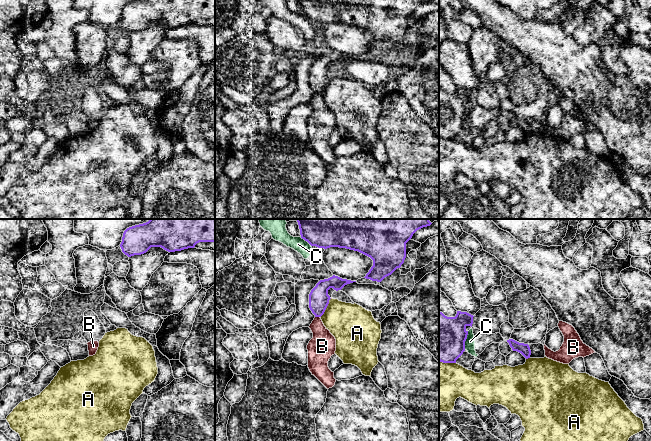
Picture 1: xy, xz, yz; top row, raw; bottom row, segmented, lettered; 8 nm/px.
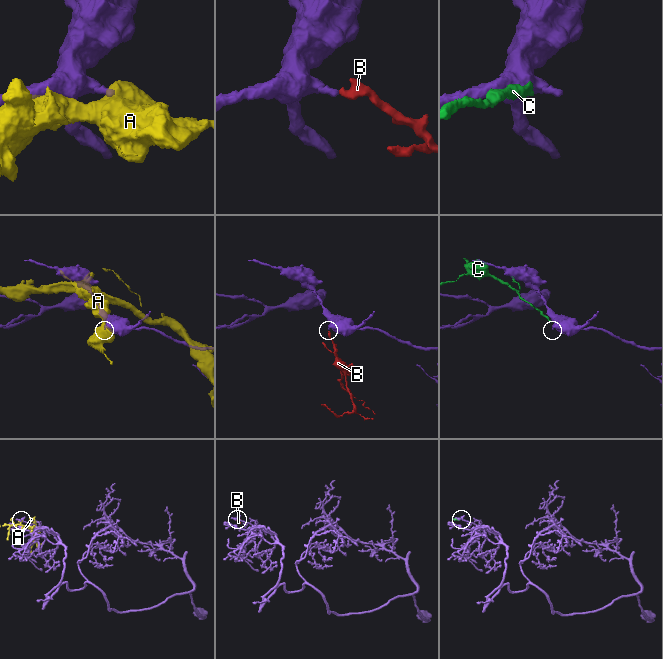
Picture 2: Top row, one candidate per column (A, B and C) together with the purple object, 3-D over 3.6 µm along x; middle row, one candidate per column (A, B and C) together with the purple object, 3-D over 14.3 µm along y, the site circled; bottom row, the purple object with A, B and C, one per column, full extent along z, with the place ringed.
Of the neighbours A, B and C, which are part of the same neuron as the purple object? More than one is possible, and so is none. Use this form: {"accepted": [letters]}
{"accepted": []}

